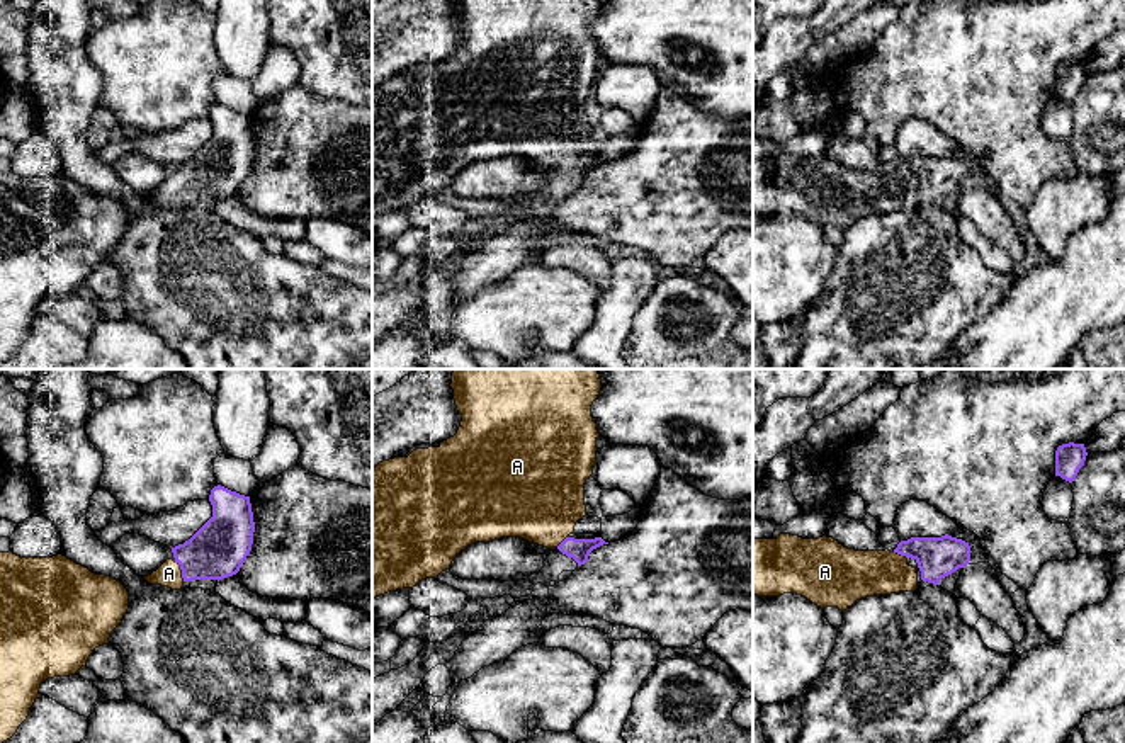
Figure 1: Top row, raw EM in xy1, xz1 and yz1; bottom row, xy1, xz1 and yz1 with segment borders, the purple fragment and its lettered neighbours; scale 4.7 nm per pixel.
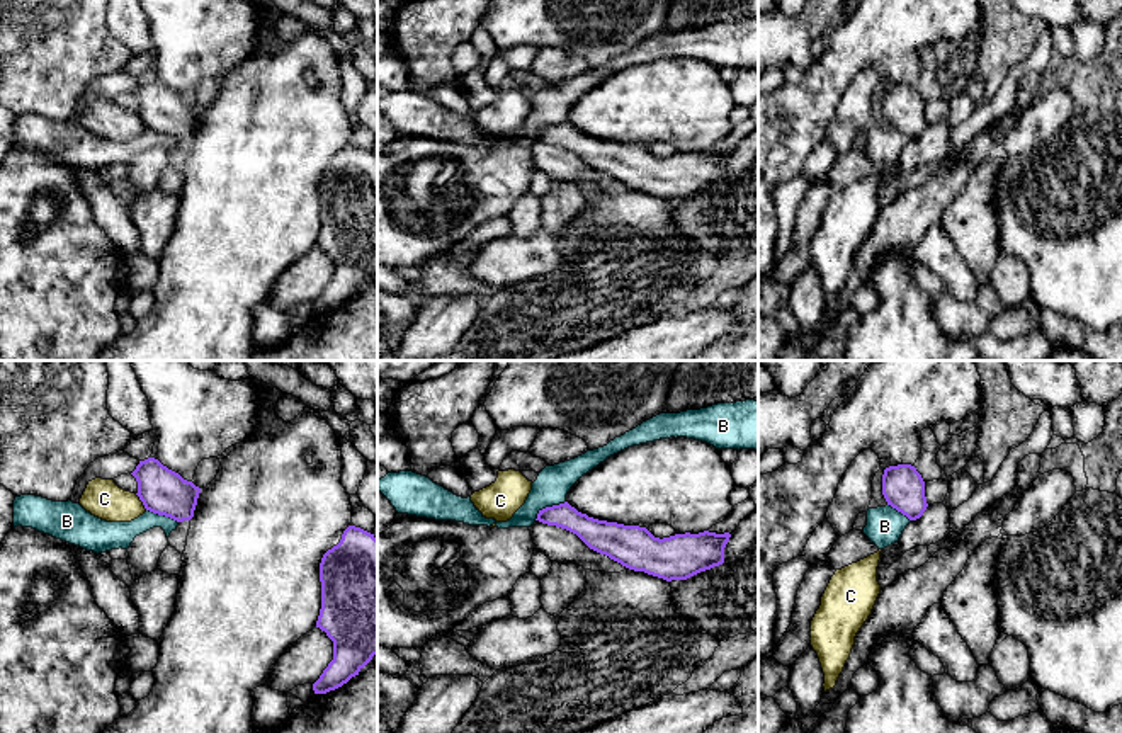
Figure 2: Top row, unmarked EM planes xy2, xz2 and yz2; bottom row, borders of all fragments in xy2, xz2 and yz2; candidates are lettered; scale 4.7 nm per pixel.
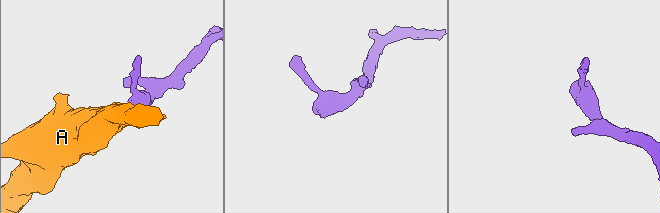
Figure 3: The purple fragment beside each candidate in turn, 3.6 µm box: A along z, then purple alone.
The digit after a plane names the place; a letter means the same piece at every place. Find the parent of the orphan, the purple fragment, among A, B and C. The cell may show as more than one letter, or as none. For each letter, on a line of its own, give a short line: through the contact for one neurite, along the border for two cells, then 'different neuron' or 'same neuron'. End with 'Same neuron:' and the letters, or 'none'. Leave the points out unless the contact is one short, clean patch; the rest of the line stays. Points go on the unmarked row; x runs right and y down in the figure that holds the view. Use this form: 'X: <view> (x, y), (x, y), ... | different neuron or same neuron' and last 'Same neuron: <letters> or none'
A: xy1 (218, 169), (180, 187), (169, 192) | same neuron
B: xz2 (565, 119), (546, 125), (534, 138) | different neuron
C: xy2 (135, 113), (147, 128) | different neuron
Same neuron: A

